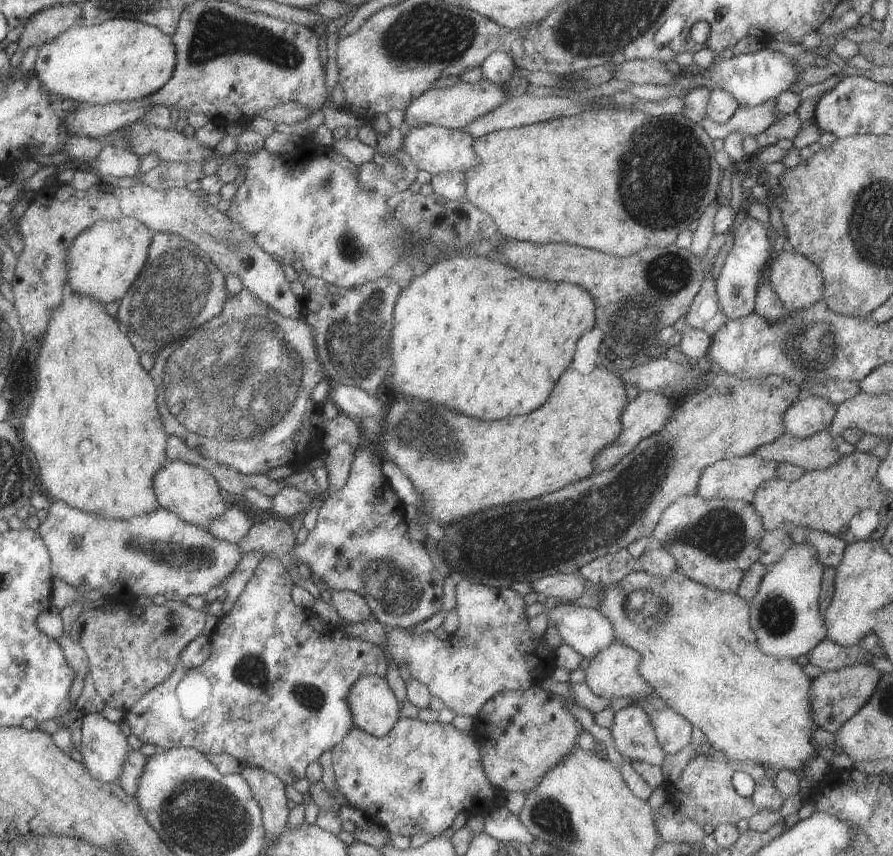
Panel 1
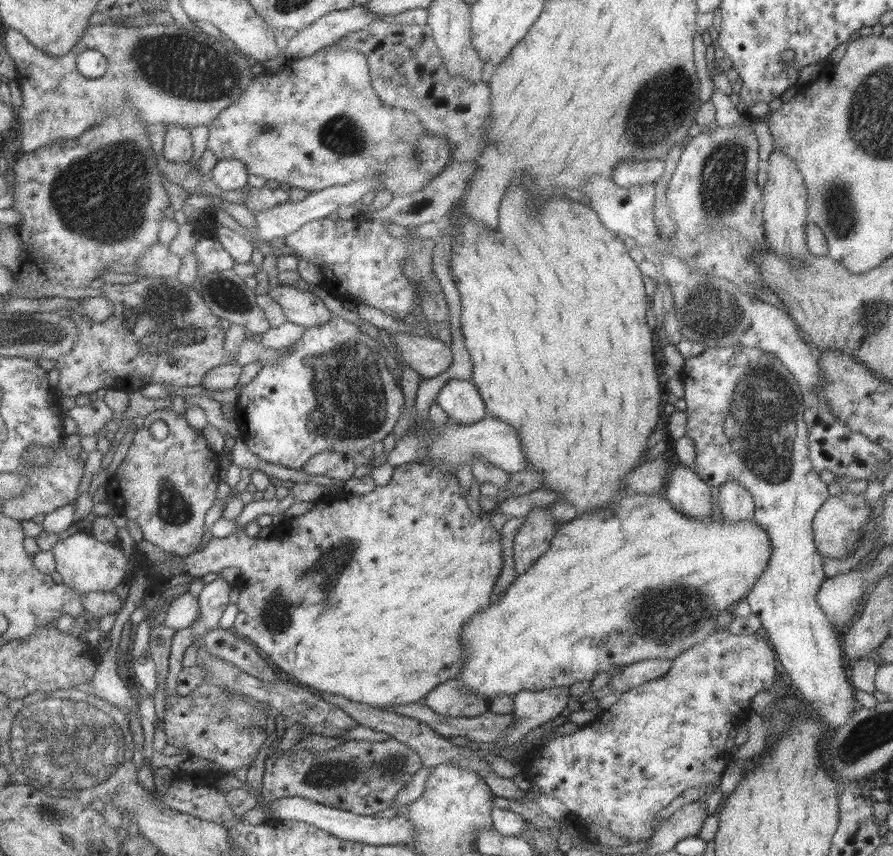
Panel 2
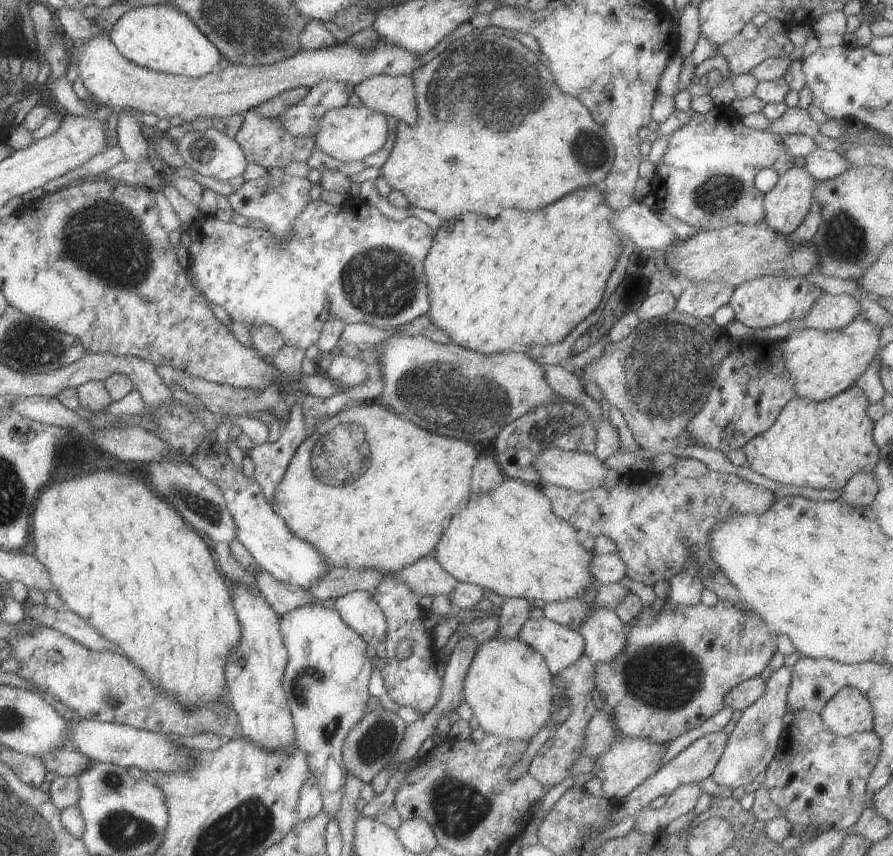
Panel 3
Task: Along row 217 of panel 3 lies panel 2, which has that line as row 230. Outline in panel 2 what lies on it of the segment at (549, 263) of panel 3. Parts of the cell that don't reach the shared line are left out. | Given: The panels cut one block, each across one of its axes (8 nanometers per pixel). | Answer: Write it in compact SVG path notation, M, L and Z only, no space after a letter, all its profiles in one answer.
M509 186L509 190L505 190L505 196L503 196L503 200L501 200L501 206L499 206L499 226L497 226L497 232L491 236L491 238L479 238L479 234L483 232L481 228L477 228L473 222L465 222L465 218L463 218L463 212L459 212L459 208L454 205L449 212L449 216L453 217L453 224L455 224L455 220L459 220L459 224L457 224L457 232L459 232L459 242L453 246L453 250L451 250L451 246L446 247L445 258L448 260L448 268L449 275L451 276L451 280L455 282L455 286L457 286L457 290L459 290L459 294L461 294L460 300L461 303L461 312L459 312L459 326L461 329L461 335L463 335L463 343L465 343L465 349L469 352L469 357L471 357L471 381L477 387L477 391L479 391L479 395L483 399L483 404L486 406L487 410L491 412L491 417L494 417L497 421L505 422L509 424L520 437L521 451L528 463L528 469L537 472L539 474L542 486L545 490L551 490L557 493L557 495L561 496L563 501L570 503L576 509L576 514L585 514L585 512L591 512L591 510L595 510L595 508L605 508L605 506L609 506L609 504L615 504L615 500L617 498L621 498L626 493L626 490L622 488L622 481L624 480L625 474L627 472L635 471L643 462L644 457L646 456L645 452L647 452L647 438L649 438L649 434L651 434L651 430L654 430L655 426L657 426L657 421L659 420L659 404L661 404L661 384L659 384L659 378L657 377L657 368L655 368L655 358L653 357L653 340L651 340L651 333L654 330L651 330L649 326L645 323L645 306L648 305L648 297L645 295L645 291L643 291L643 275L639 272L639 268L635 262L629 256L628 248L625 247L623 242L615 235L615 233L611 232L609 229L605 228L603 224L597 219L596 212L591 209L589 206L581 204L577 201L571 202L569 200L561 200L561 198L549 198L541 208L539 208L539 212L535 212L535 214L529 214L529 210L527 210L527 198L523 198L523 194L527 194L521 186Z

